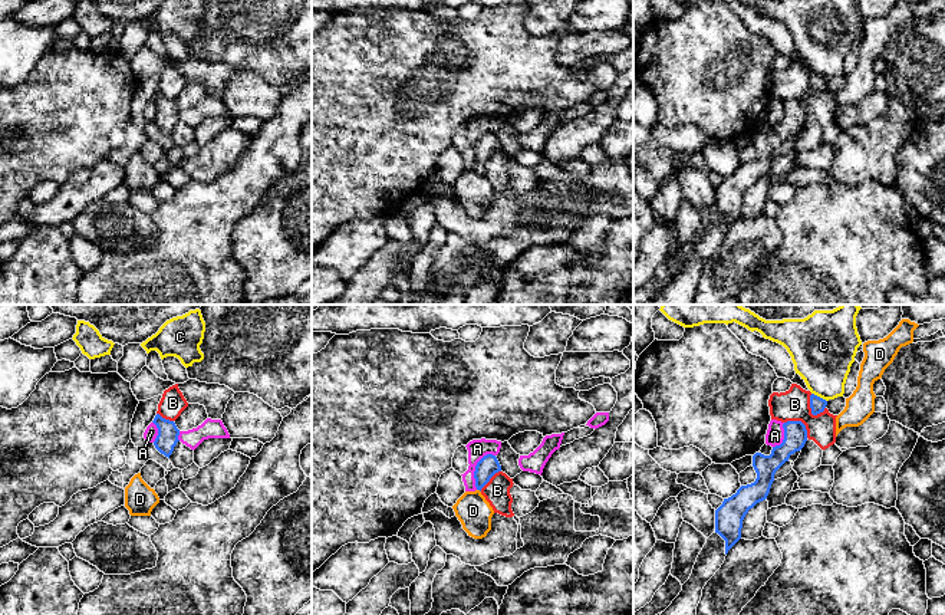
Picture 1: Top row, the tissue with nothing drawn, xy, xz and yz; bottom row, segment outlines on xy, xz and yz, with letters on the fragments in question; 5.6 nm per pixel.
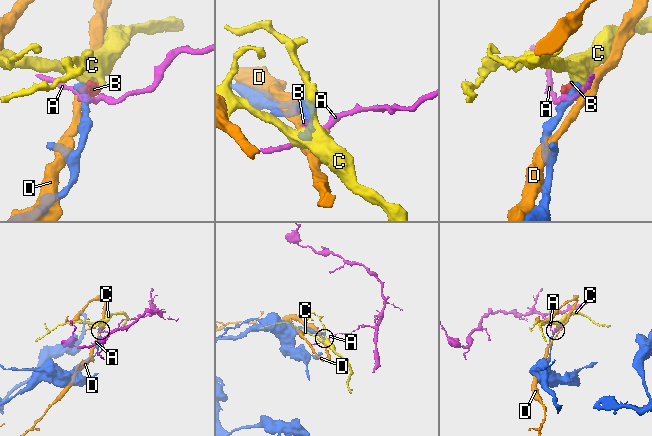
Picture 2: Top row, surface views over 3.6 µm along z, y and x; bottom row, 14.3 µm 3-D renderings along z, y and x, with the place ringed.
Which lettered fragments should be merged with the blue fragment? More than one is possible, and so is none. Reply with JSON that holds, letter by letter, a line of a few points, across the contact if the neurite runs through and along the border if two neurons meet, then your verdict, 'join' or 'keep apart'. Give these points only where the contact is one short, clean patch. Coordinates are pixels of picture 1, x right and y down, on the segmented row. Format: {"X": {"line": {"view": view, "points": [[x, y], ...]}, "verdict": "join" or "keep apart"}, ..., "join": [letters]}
{"A": {"line": {"view": "xz", "points": [[491, 453], [487, 453], [476, 466], [476, 489]]}, "verdict": "keep apart"}, "B": {"line": {"view": "yz", "points": [[810, 394], [810, 411], [816, 415]]}, "verdict": "keep apart"}, "C": {"line": {"view": "yz", "points": [[812, 392], [826, 401]]}, "verdict": "keep apart"}, "D": {"verdict": "keep apart"}, "join": []}

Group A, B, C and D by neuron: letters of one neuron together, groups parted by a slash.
A / B / C / D

